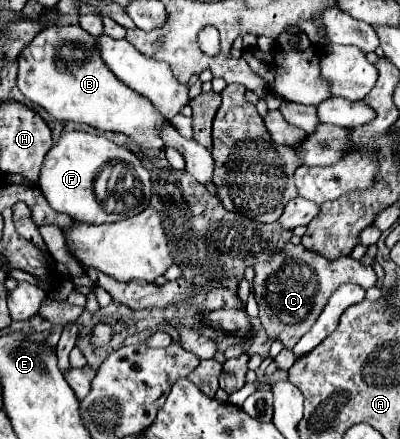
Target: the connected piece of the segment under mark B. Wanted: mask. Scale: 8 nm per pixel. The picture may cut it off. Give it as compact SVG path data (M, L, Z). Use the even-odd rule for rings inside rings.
M55 25L35 35L35 39L19 55L17 87L29 101L41 105L57 121L75 121L101 131L119 131L143 147L163 147L161 137L157 137L157 125L163 123L161 113L157 113L153 105L145 101L145 97L129 89L105 67L97 53L95 37L77 25ZM67 43L79 49L79 57L69 59L69 63L61 63L61 47Z

